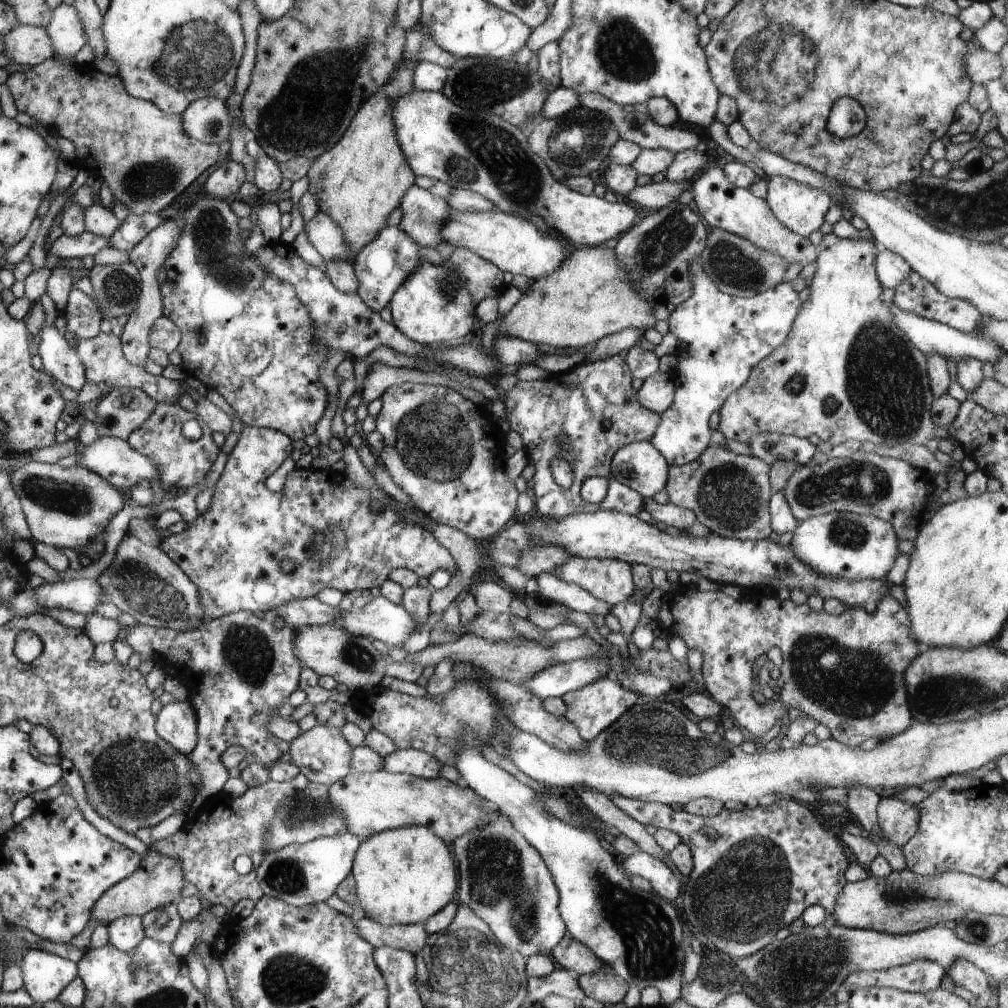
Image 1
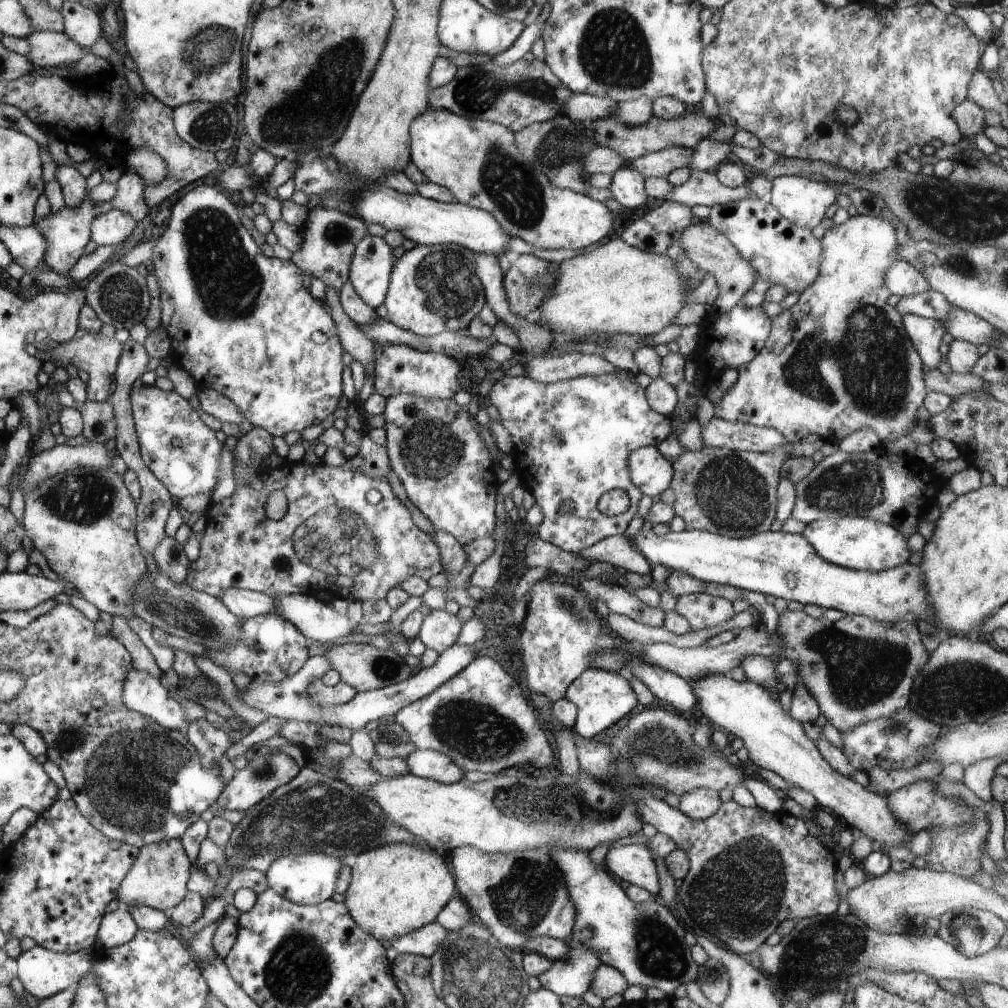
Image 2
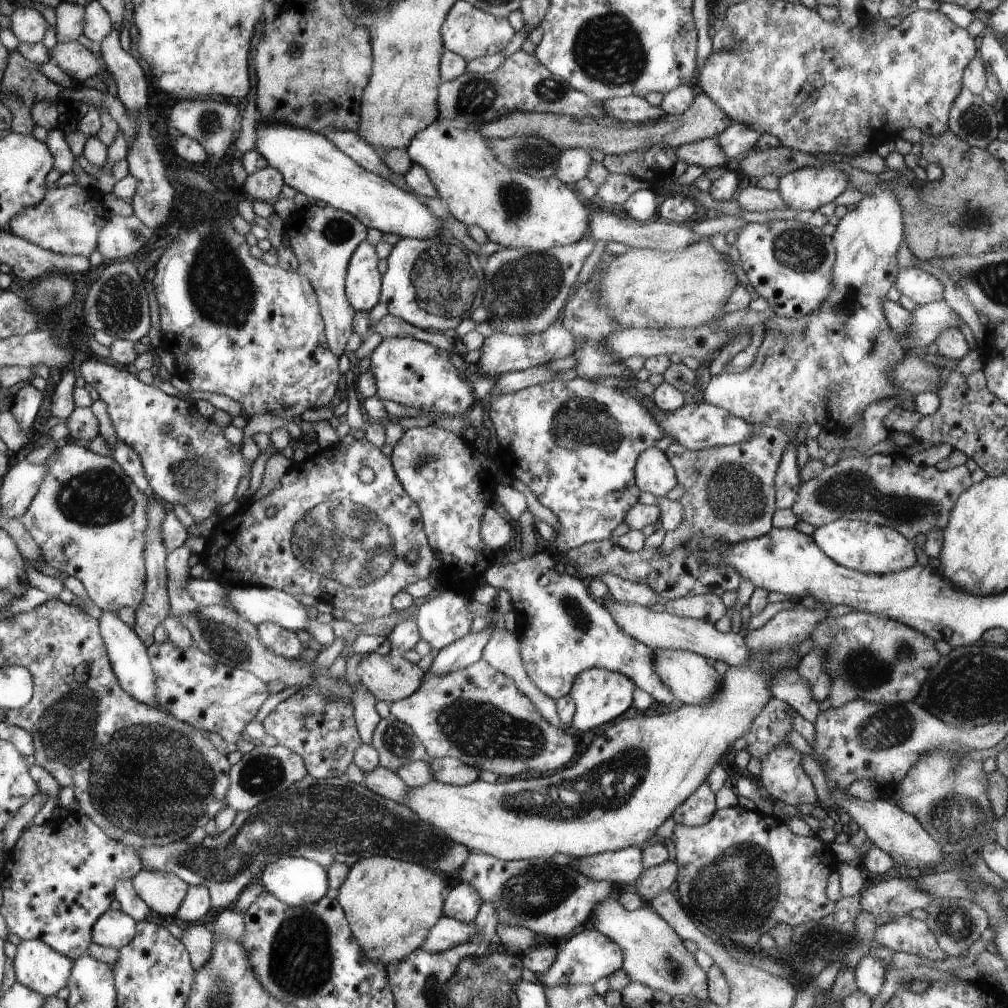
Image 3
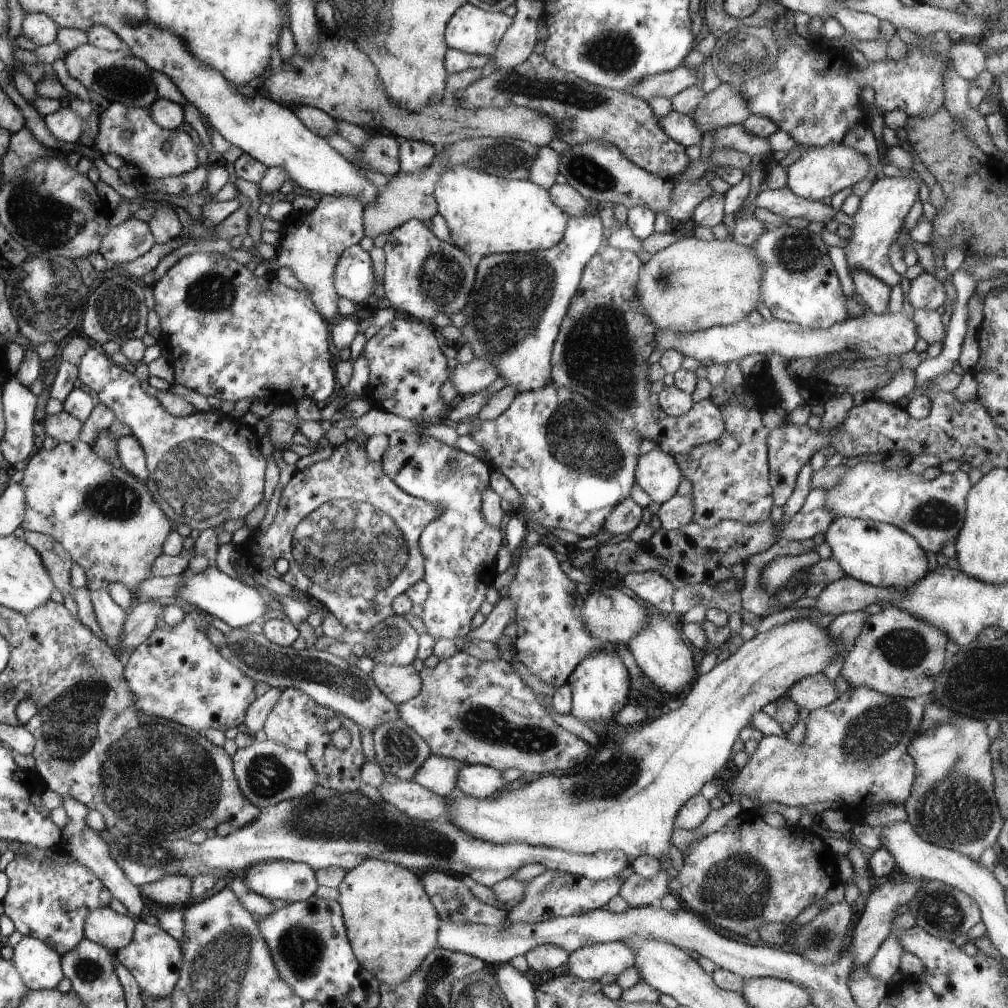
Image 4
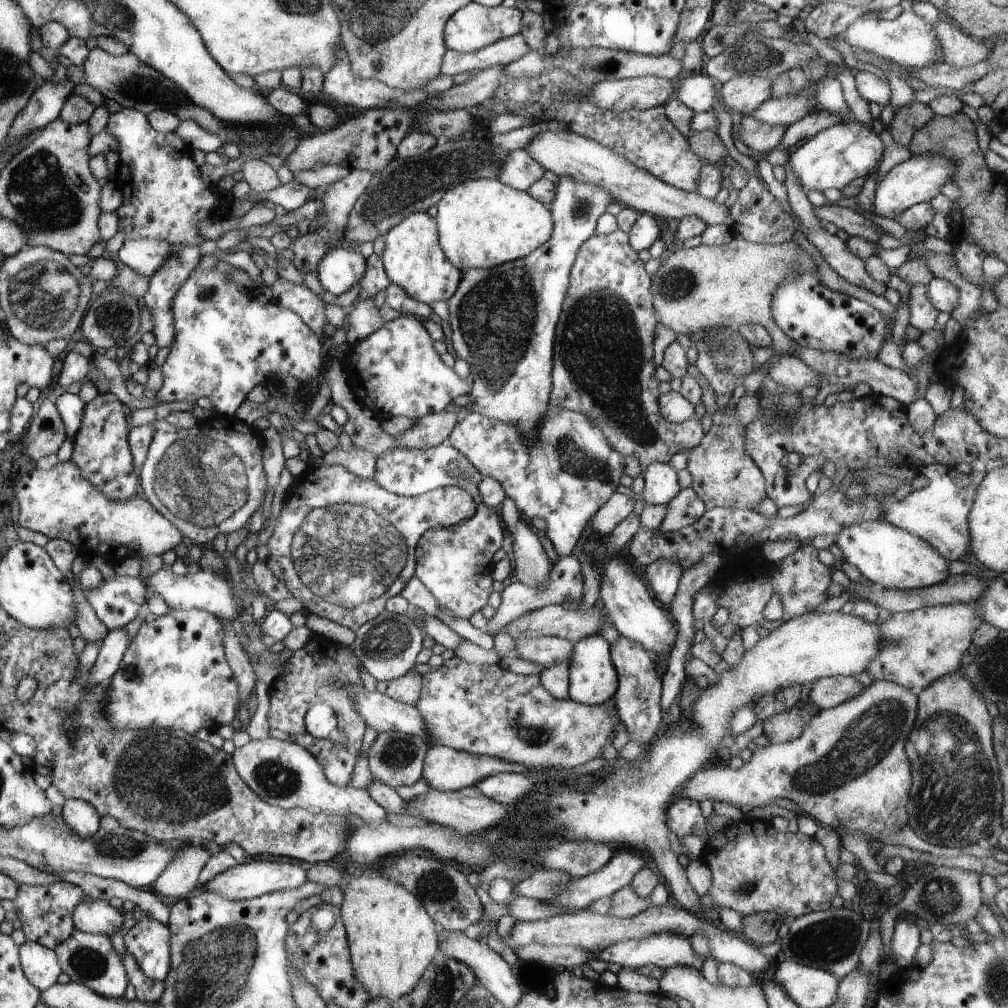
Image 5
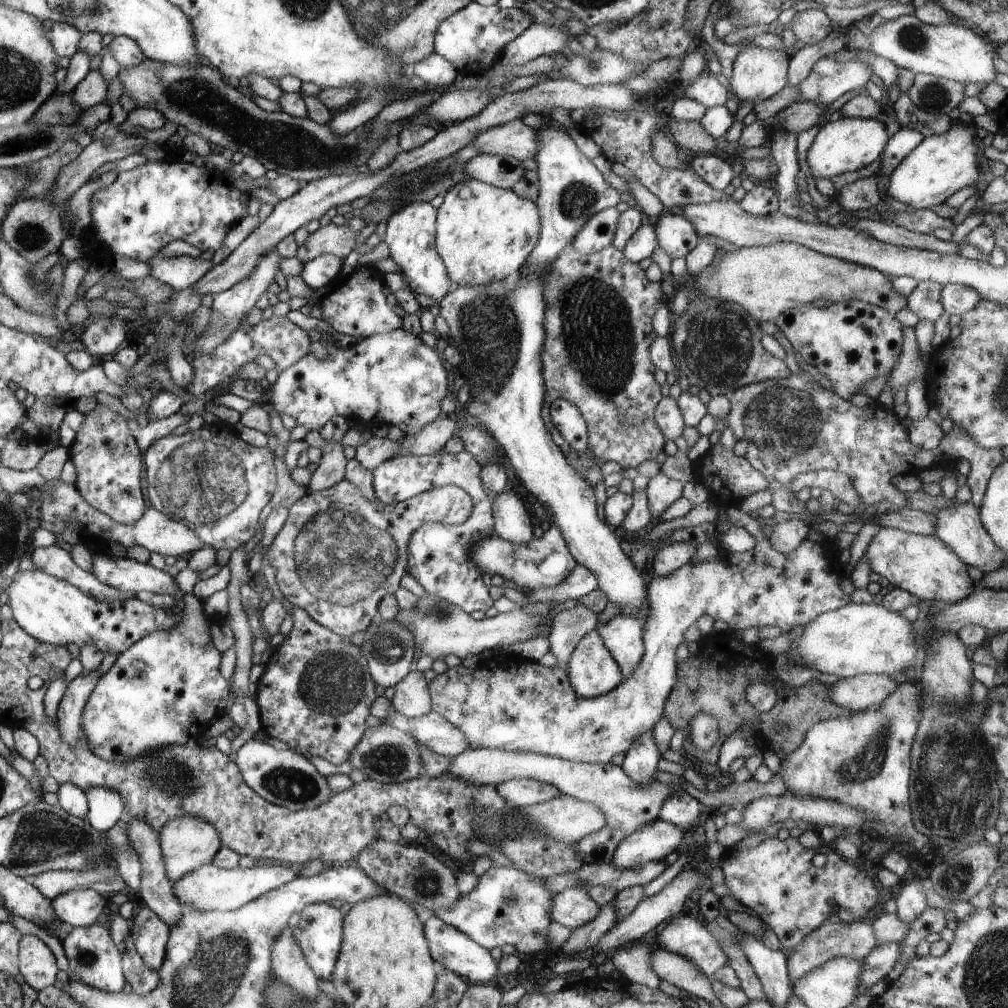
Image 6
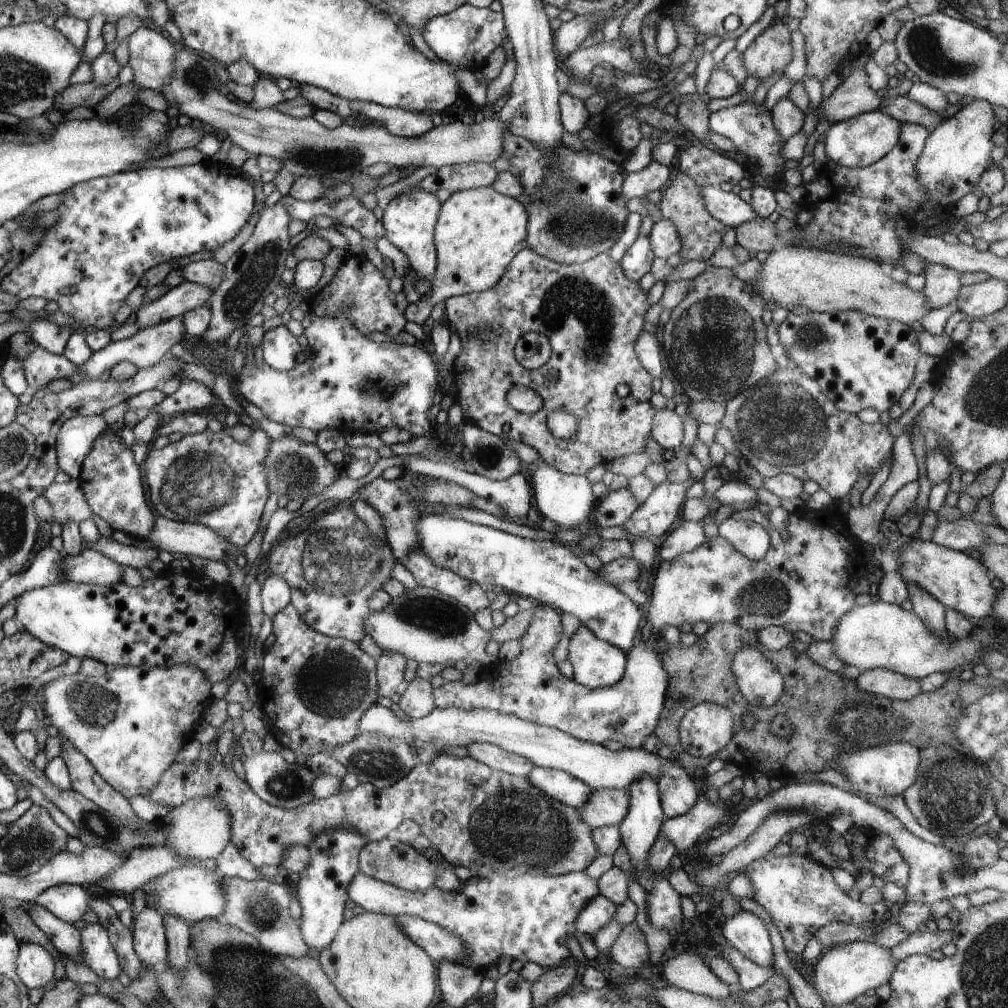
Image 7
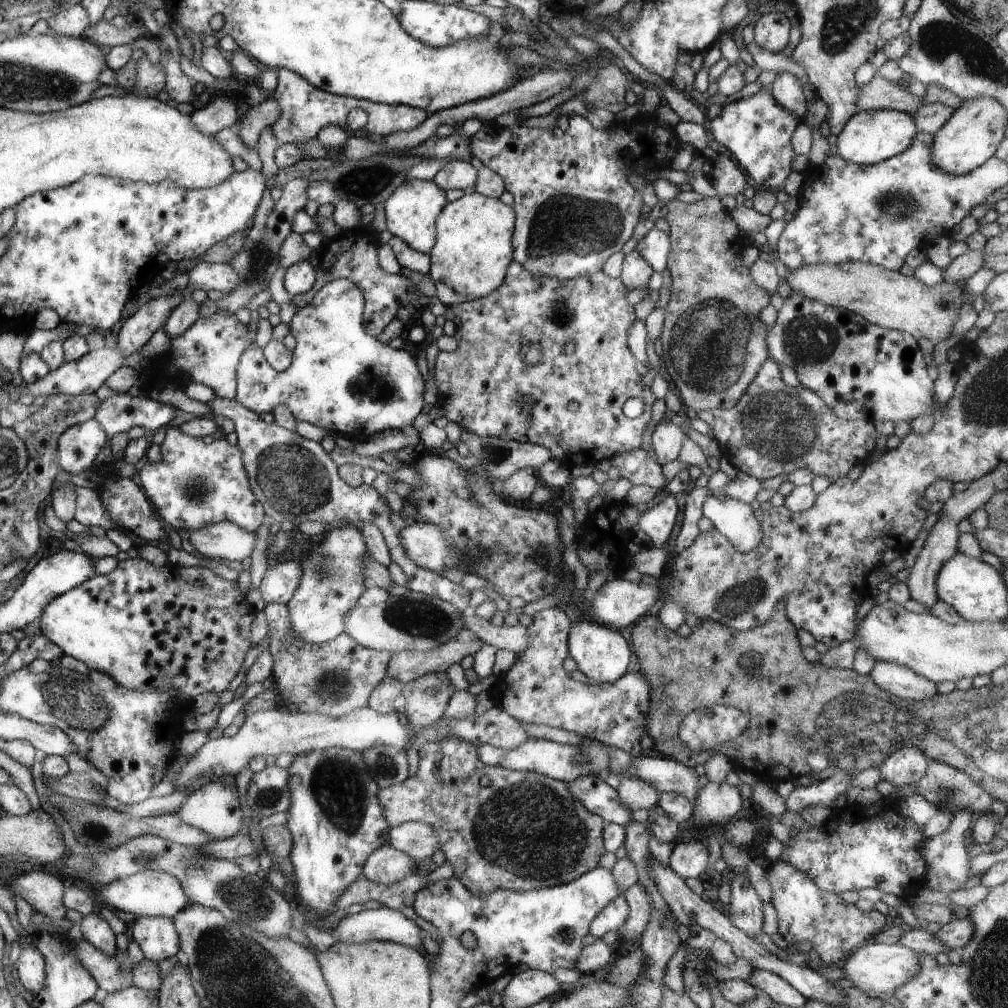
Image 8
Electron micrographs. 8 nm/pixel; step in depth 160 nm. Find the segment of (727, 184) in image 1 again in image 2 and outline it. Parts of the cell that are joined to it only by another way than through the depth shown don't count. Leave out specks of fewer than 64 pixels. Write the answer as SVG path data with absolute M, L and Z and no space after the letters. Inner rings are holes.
M746 198L743 201L714 205L706 221L721 232L735 246L739 255L755 270L758 280L766 280L772 285L780 285L788 294L802 294L818 277L823 259L821 240L816 238L812 229L801 227L784 218L769 201L760 198Z

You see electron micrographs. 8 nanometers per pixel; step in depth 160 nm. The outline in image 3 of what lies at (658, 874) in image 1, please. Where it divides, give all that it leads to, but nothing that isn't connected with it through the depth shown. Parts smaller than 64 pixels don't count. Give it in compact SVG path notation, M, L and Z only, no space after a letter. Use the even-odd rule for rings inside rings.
M626 847L617 851L582 857L575 862L573 868L595 881L633 884L645 869L643 850L640 847Z

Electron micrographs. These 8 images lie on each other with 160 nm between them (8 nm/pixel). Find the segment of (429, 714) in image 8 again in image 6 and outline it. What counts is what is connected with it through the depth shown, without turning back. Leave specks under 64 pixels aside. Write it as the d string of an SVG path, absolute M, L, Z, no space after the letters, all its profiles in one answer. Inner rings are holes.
M410 671L393 687L395 693L391 704L404 716L410 719L421 717L433 710L430 686L422 671Z

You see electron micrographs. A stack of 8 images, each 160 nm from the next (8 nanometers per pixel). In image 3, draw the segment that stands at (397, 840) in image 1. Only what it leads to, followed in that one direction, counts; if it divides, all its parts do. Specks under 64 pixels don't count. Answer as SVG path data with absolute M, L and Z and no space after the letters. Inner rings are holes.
M373 856L349 867L336 900L343 907L361 952L384 968L398 965L424 946L442 916L444 882L434 870L390 857Z

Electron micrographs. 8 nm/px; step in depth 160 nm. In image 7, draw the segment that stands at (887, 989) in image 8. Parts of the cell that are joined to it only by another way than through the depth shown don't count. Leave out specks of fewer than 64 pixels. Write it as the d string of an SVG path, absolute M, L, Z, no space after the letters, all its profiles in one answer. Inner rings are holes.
M854 941L825 949L813 964L816 968L812 974L814 975L813 986L818 991L825 1007L852 1003L857 996L865 994L864 992L888 983L896 970L897 960L893 957L891 948L878 943Z

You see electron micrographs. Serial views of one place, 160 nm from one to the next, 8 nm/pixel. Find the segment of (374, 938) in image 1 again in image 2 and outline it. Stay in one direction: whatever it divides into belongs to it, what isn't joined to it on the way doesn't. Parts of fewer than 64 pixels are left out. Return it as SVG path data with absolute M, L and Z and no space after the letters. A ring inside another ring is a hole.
M434 921L430 925L423 926L422 929L412 931L383 945L391 954L406 953L431 957L446 940L449 932L438 921Z

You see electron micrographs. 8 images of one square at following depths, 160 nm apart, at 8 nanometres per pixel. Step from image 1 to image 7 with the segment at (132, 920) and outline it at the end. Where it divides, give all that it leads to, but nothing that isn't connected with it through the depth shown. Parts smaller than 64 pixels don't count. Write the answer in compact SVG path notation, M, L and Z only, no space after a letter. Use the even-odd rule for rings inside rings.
M62 883L41 892L33 902L57 919L74 925L90 909L90 900L86 888Z

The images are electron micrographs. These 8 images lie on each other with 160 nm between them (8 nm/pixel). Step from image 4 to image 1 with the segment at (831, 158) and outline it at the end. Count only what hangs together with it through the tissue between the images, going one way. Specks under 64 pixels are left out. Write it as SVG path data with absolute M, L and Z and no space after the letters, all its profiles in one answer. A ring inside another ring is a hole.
M782 176L771 178L768 182L767 196L764 200L780 224L802 237L808 237L820 229L832 202L828 192L814 190L810 186L804 186L796 180L788 180Z

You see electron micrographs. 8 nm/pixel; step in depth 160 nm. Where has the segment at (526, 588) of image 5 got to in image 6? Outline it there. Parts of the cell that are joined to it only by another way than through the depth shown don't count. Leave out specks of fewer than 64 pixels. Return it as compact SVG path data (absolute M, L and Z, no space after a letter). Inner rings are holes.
M576 565L576 568L564 579L562 584L555 587L541 587L533 591L523 592L526 601L520 605L523 607L528 603L562 603L567 599L577 600L584 594L599 588L599 580L594 571L585 566Z

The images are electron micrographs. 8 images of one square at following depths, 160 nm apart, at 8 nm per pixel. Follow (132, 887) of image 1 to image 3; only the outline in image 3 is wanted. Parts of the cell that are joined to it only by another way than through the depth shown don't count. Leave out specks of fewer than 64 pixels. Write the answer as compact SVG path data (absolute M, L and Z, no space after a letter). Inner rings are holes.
M142 868L131 879L134 892L149 907L154 918L174 917L186 900L190 885L178 876Z

